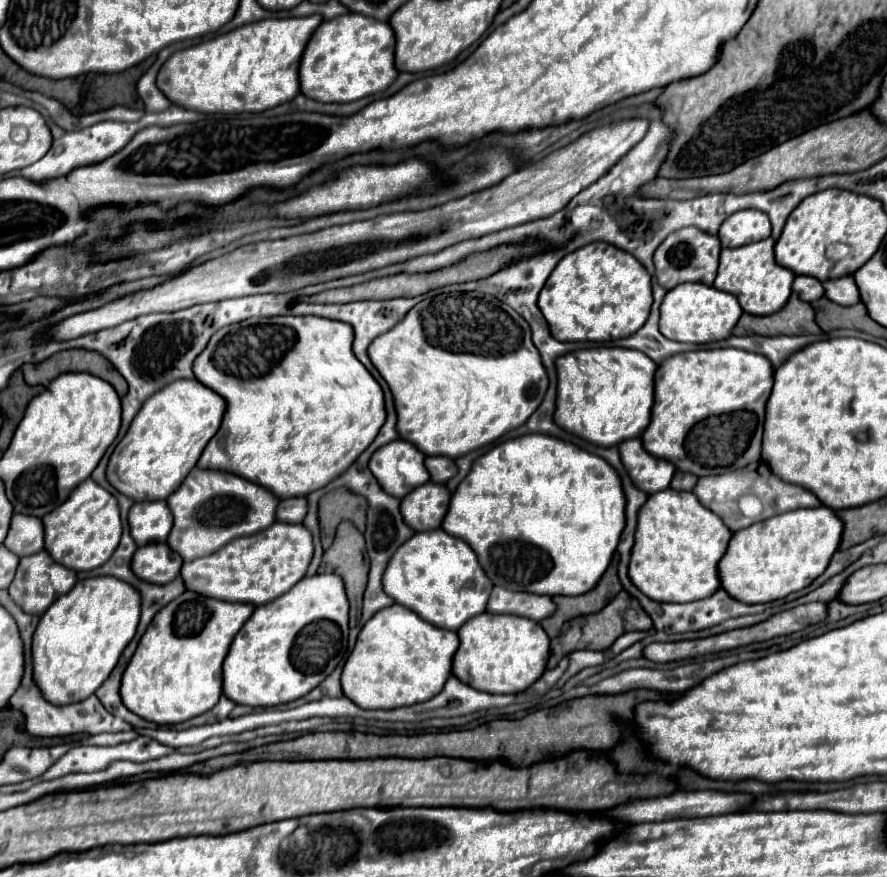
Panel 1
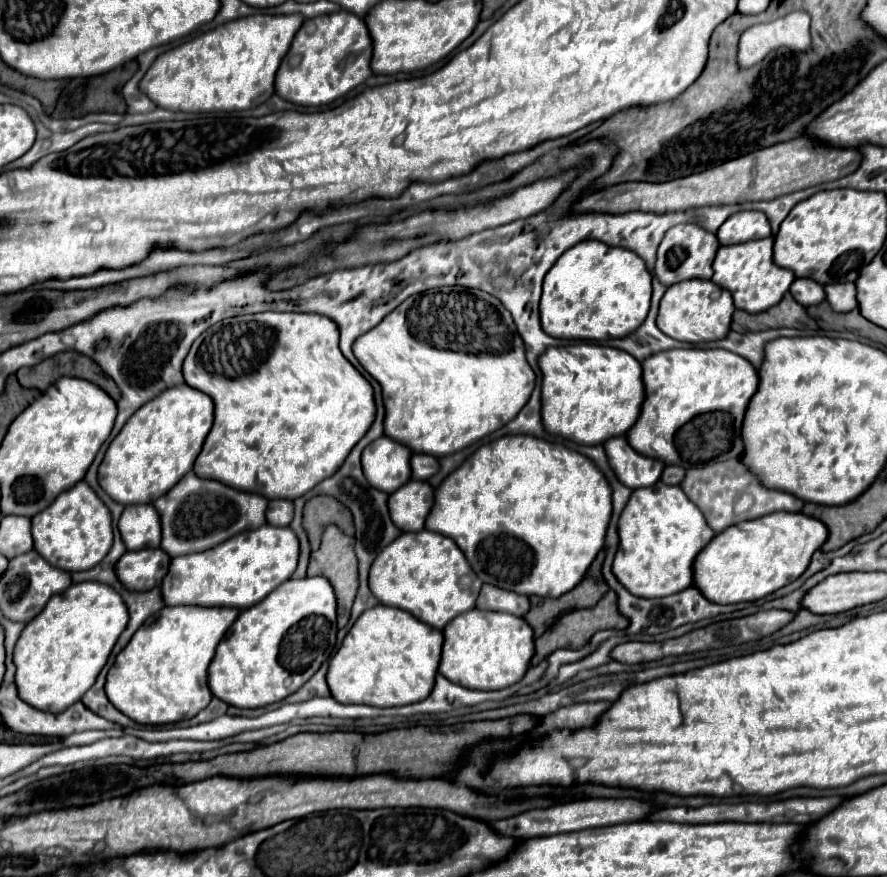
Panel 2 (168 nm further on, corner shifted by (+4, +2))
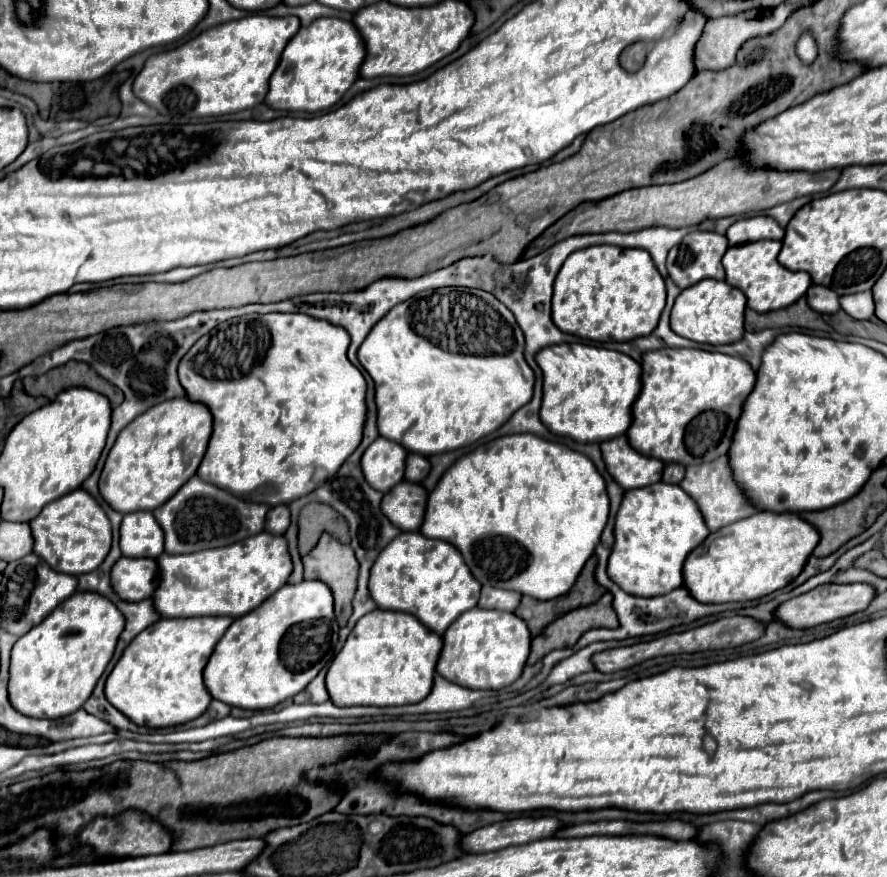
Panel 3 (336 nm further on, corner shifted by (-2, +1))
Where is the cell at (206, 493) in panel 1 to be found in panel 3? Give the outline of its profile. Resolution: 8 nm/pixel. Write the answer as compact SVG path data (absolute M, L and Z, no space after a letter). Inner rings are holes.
M194 475L178 489L172 499L154 509L152 515L164 531L166 553L194 553L202 549L232 545L264 531L264 519L268 509L270 507L264 503L250 503L238 499L228 491L218 489L216 485L210 485Z

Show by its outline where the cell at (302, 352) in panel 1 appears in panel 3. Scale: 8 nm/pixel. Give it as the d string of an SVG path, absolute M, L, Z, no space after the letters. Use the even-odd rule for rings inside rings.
M266 313L266 315L244 315L244 317L236 317L236 319L228 319L224 323L220 323L218 327L214 327L210 333L206 333L204 337L200 337L192 349L182 357L180 367L178 367L178 379L186 391L186 397L190 401L196 403L204 403L208 407L208 411L212 413L212 437L208 443L208 451L198 467L198 477L202 481L208 481L240 499L246 501L258 501L258 503L266 503L270 507L276 505L288 505L294 499L300 499L304 495L308 495L310 491L314 491L320 483L324 483L324 479L328 479L332 473L336 473L336 469L340 469L340 465L346 461L346 457L356 449L356 445L360 445L362 441L362 427L366 421L366 381L362 377L362 373L348 361L348 333L344 333L344 329L328 323L328 321L318 321L312 319L304 313ZM264 489L262 495L254 497L256 491Z

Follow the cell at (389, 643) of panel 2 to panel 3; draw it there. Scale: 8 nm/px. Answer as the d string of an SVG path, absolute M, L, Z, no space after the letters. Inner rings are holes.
M374 609L372 613L364 615L348 635L340 653L332 659L328 673L326 673L326 689L334 705L376 705L380 701L392 701L392 705L408 705L420 703L432 689L432 677L436 671L436 661L442 651L442 637L434 631L426 629L416 617L402 611L382 611Z

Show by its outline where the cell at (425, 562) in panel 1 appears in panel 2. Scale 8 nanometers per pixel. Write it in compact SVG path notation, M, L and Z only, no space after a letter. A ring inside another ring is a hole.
M422 530L422 532L402 532L392 544L388 544L374 560L372 568L370 568L370 590L372 594L380 600L380 604L384 606L398 606L406 612L412 612L418 620L422 620L424 624L430 624L438 630L442 630L450 620L454 620L458 614L468 612L476 606L476 598L478 592L482 588L482 580L478 580L478 576L474 574L474 570L470 568L466 556L462 554L462 550L454 544L454 540L450 540L448 536L442 536L438 532L430 532L430 530ZM460 576L472 576L472 590L460 590L458 588L458 578Z

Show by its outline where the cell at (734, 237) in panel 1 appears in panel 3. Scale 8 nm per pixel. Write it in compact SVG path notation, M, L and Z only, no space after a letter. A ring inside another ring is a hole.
M748 217L740 219L730 225L726 233L730 245L742 245L742 243L752 243L752 241L762 241L762 239L782 239L784 229L772 219L772 217Z

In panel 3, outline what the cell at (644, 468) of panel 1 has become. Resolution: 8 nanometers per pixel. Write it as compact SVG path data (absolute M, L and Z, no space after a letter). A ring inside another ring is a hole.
M626 435L600 443L600 451L608 473L622 489L638 489L644 485L654 485L662 477L664 463L634 451L628 445Z

